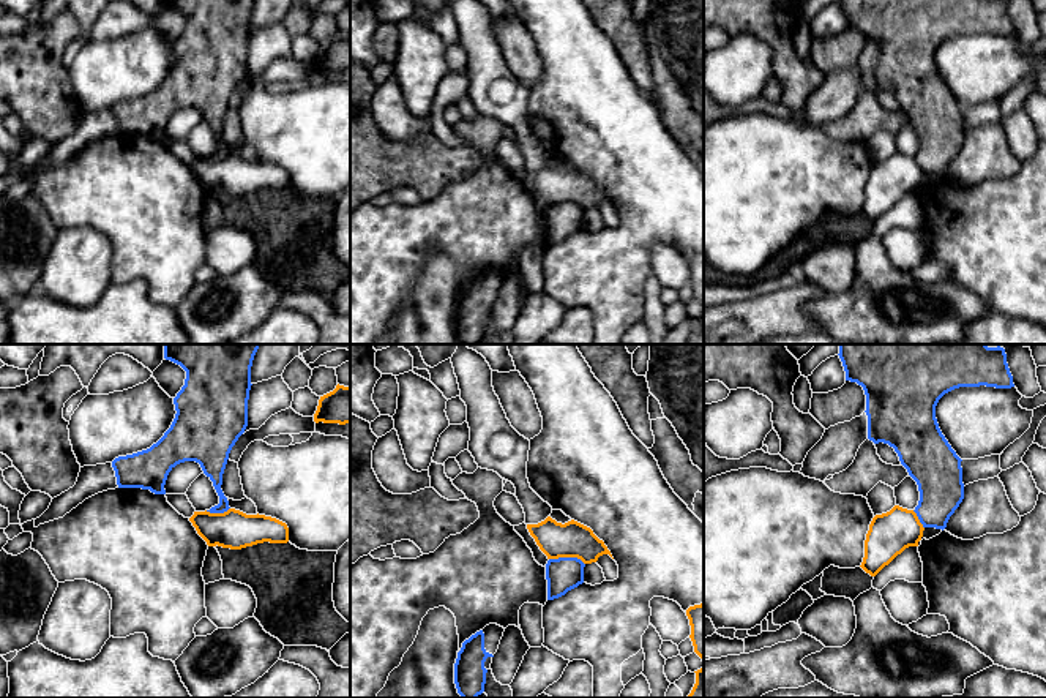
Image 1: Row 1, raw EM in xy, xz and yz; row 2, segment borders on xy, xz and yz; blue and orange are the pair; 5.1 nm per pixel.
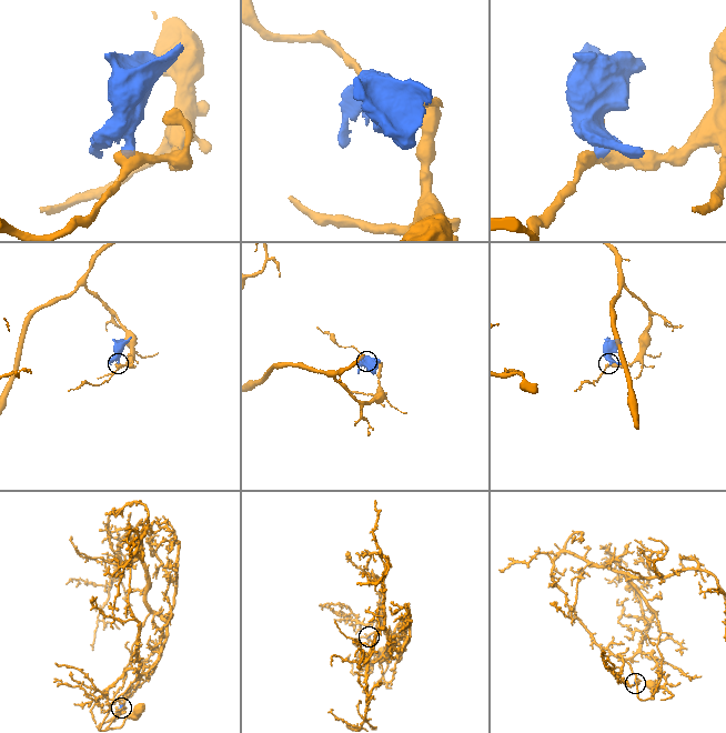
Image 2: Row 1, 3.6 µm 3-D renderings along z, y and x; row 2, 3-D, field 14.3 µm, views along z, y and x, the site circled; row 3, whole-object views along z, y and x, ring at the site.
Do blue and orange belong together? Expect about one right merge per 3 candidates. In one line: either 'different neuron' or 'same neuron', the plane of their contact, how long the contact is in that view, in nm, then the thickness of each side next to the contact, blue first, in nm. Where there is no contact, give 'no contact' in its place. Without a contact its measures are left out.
different neuron; meets blue in xz; contact 190 nm long; 170 nm thick on the blue side, 180 nm on the other

